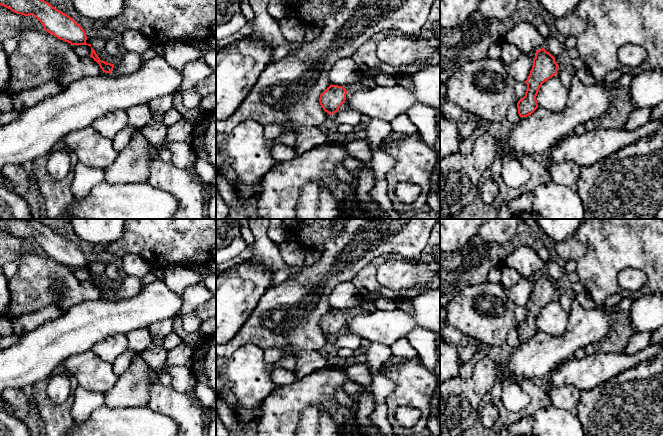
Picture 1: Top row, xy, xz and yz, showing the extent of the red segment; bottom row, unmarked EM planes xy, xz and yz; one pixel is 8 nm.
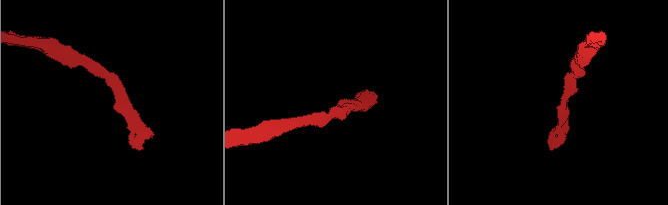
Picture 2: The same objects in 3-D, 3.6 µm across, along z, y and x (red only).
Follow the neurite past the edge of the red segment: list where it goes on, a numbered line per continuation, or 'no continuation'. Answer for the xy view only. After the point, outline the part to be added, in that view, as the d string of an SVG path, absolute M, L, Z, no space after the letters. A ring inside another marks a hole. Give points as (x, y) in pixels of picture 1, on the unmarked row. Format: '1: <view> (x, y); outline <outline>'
no continuation

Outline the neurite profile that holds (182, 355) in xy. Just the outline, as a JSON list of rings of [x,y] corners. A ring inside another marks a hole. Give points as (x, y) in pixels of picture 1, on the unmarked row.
[[[182,342],[178,346],[167,351],[166,362],[172,366],[185,366],[191,368],[193,364],[194,349]]]

